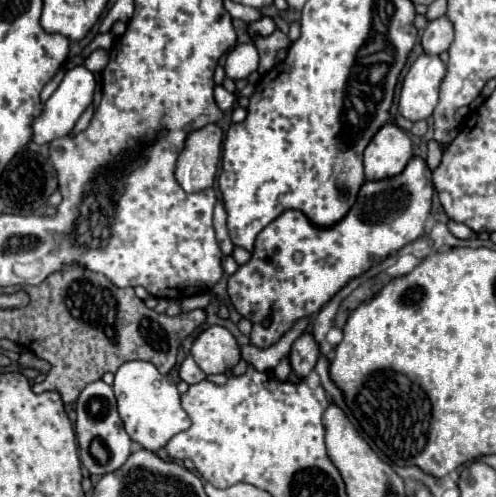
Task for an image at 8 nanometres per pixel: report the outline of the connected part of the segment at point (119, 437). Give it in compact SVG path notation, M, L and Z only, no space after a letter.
M103 380L89 382L81 390L75 402L75 412L77 412L75 432L77 432L77 442L79 442L79 458L81 458L81 464L89 470L89 474L103 476L103 474L109 474L121 468L131 454L133 440L125 432L123 422L119 418L113 388L105 384Z

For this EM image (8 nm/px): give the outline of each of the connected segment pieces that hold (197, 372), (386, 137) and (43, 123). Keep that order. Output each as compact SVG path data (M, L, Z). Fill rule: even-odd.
M187 356L187 358L183 360L183 364L181 364L181 368L179 368L179 376L181 376L181 380L185 380L187 384L197 384L197 382L201 382L201 380L207 378L207 374L195 364L195 360L193 360L191 356Z
M385 124L365 148L365 178L367 180L385 180L399 176L407 162L413 156L411 138L405 130Z
M83 64L67 70L61 84L59 84L59 88L45 102L41 116L35 118L35 122L33 122L33 142L47 144L53 138L67 136L73 130L79 116L85 112L85 108L93 102L93 92L95 92L95 76L93 76L93 72L89 72Z

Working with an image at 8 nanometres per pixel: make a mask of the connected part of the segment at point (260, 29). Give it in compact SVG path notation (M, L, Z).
M261 18L261 20L257 20L257 22L253 22L253 24L249 24L249 34L253 36L253 34L261 34L261 36L269 36L269 34L273 34L273 30L275 30L275 24L273 24L273 20L271 18Z

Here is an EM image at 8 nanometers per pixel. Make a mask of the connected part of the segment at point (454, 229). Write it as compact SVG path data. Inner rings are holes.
M449 220L447 226L449 226L449 230L451 230L451 234L453 234L455 238L475 238L475 236L477 236L471 228L467 228L465 224L459 224L459 222Z

